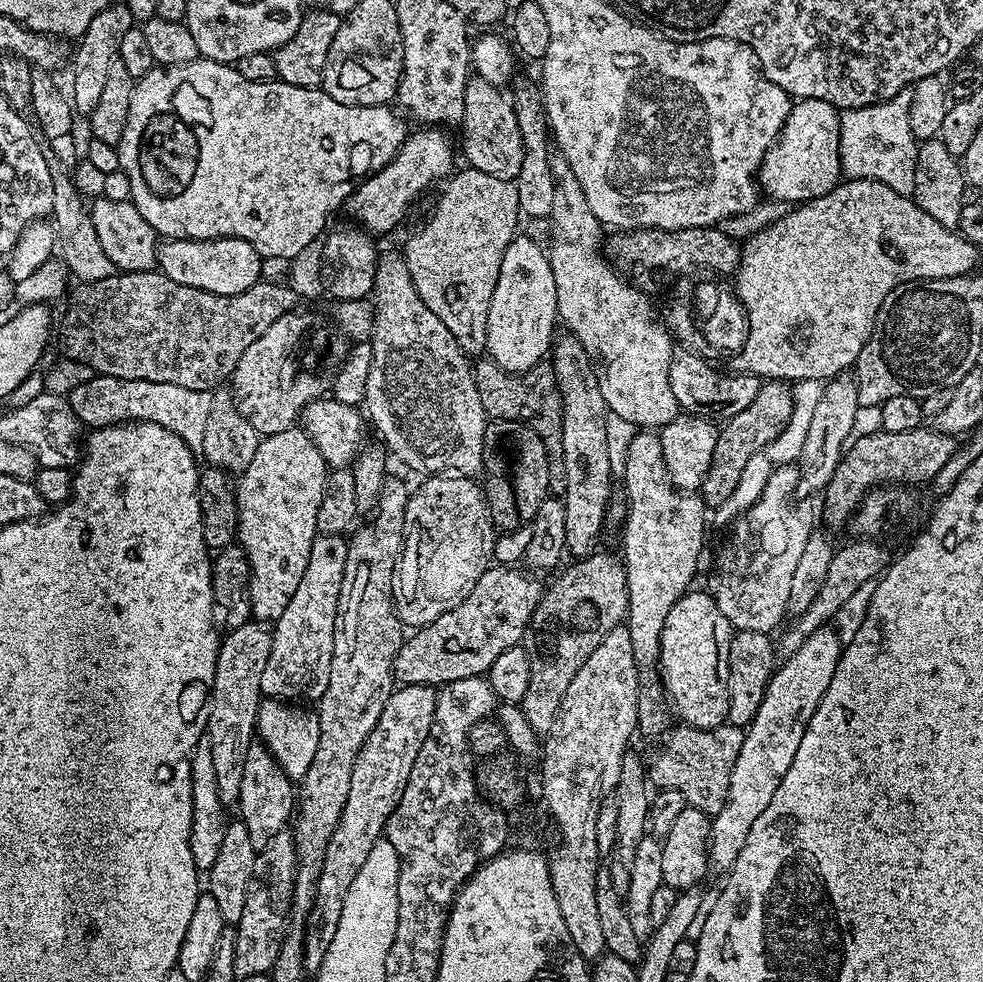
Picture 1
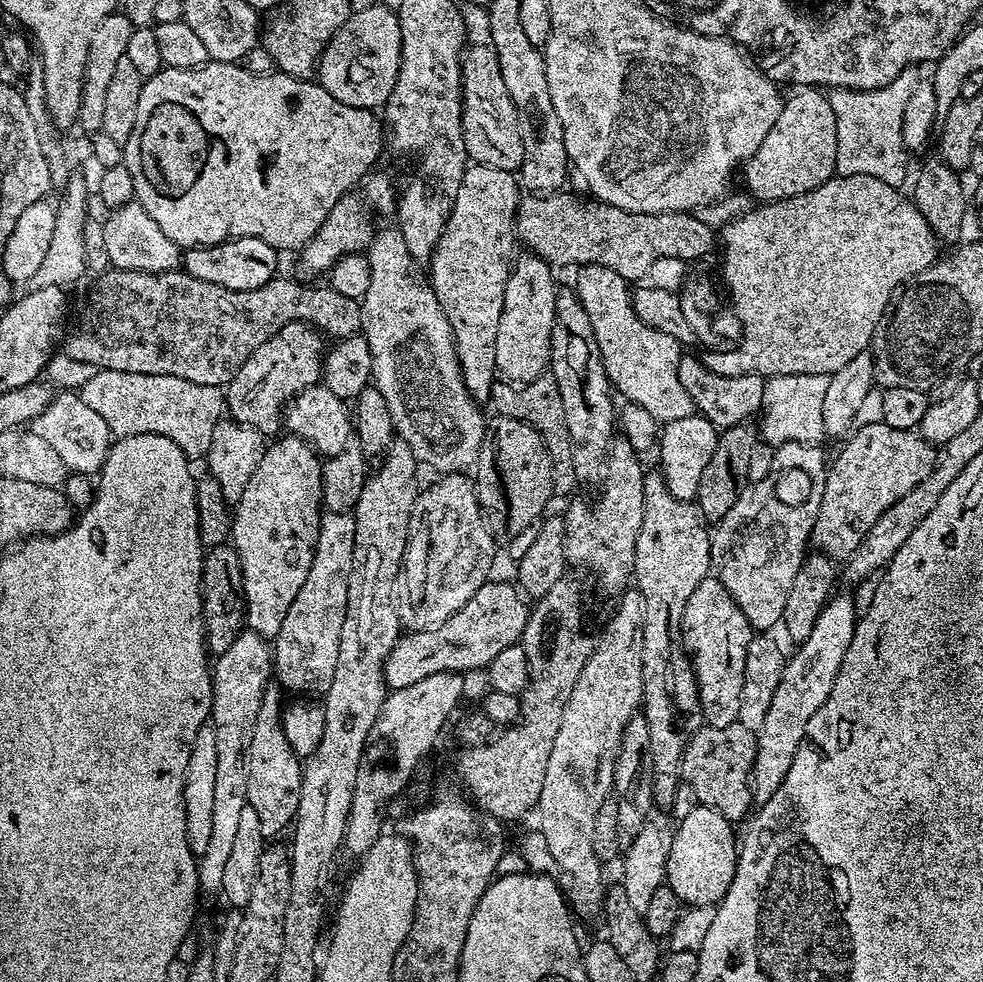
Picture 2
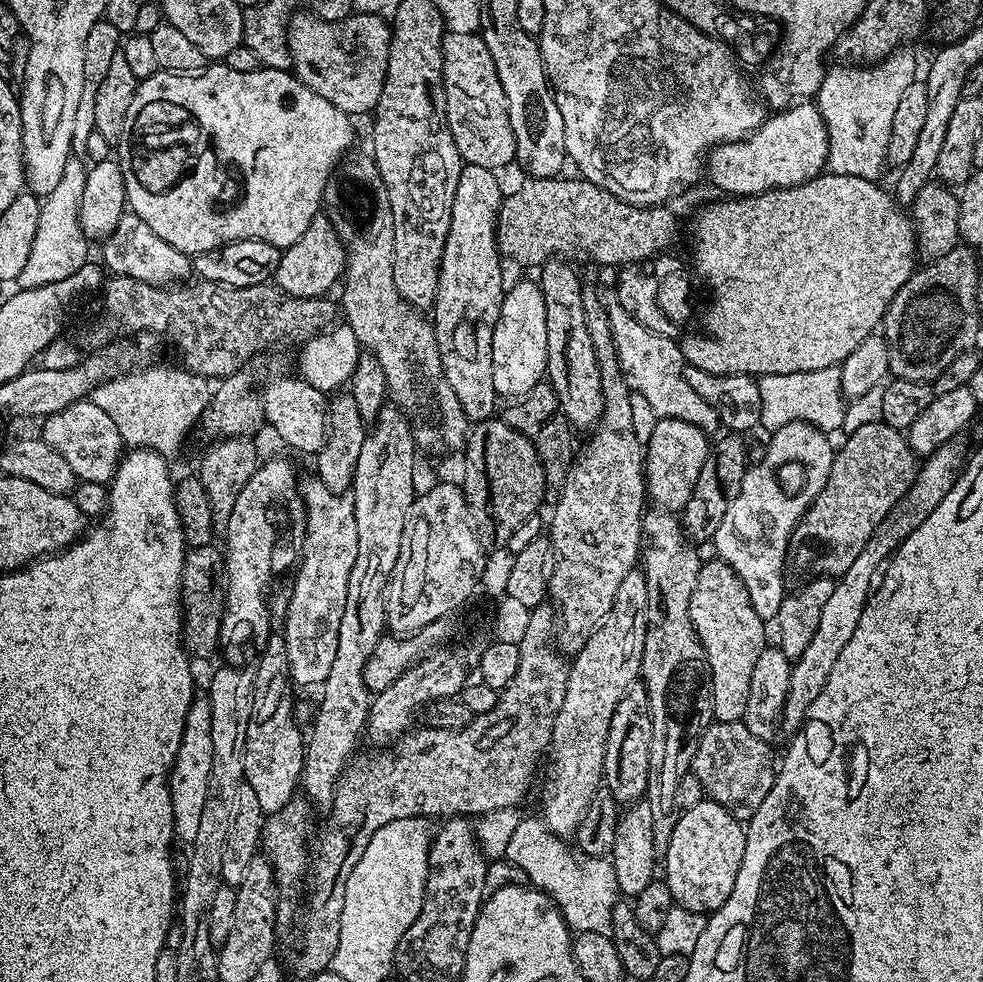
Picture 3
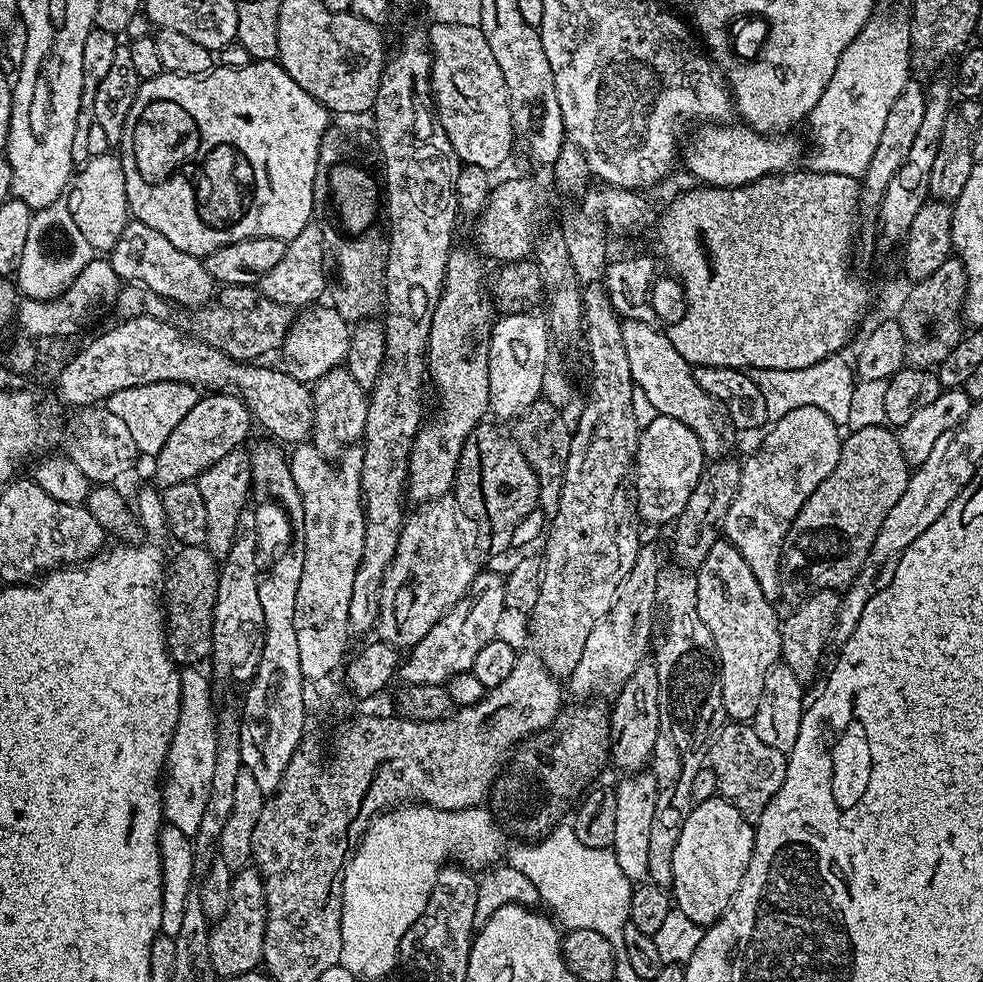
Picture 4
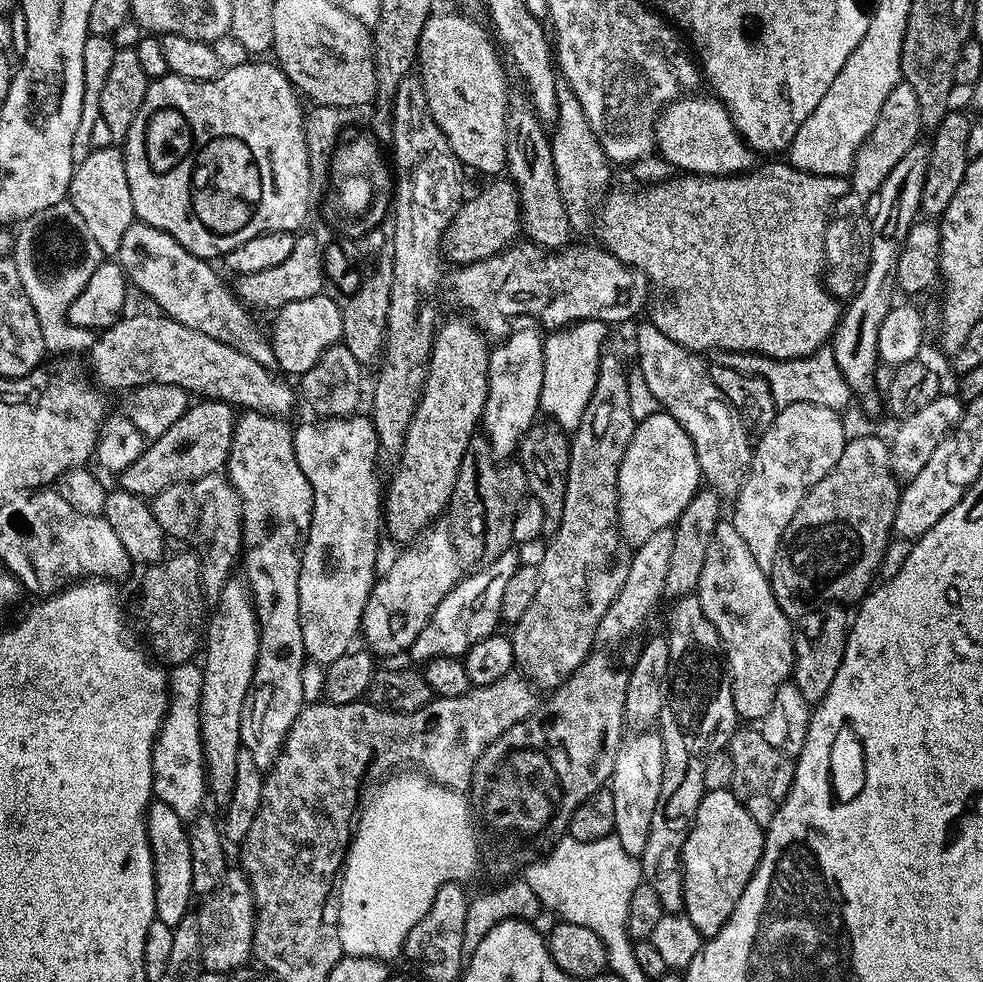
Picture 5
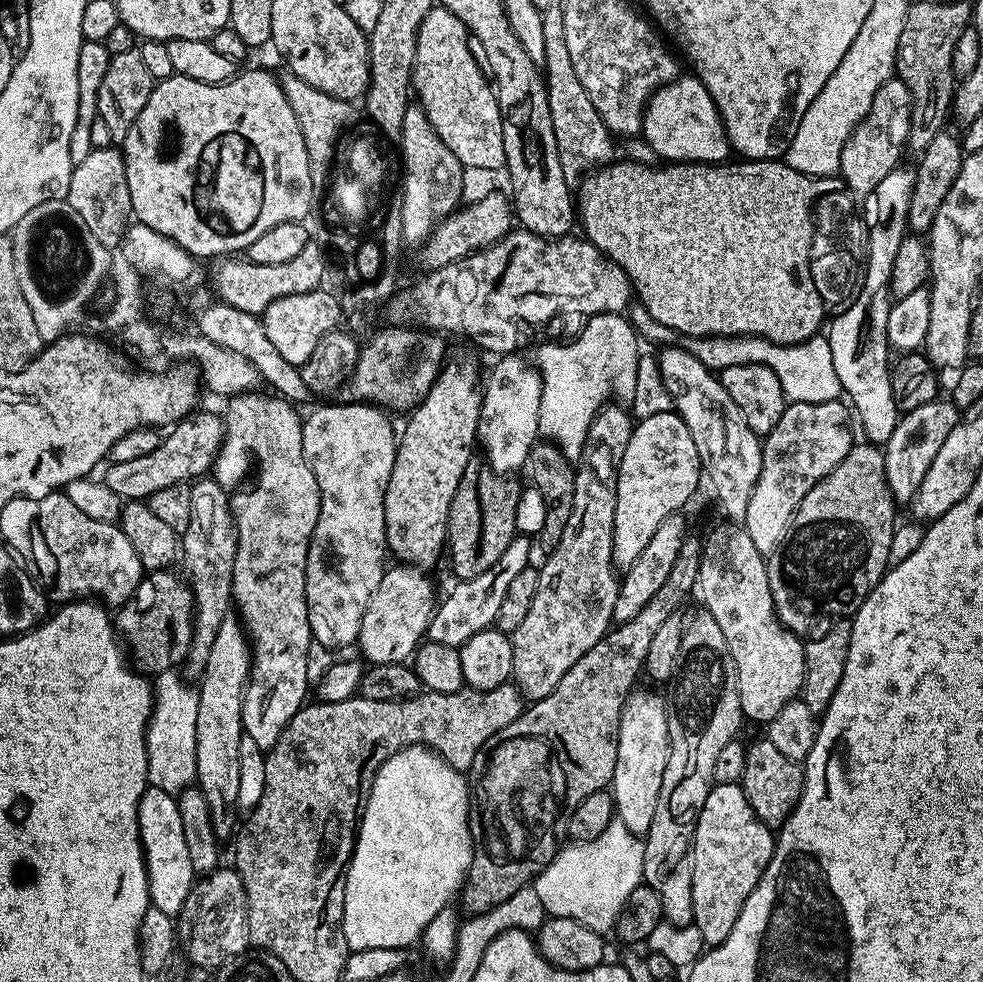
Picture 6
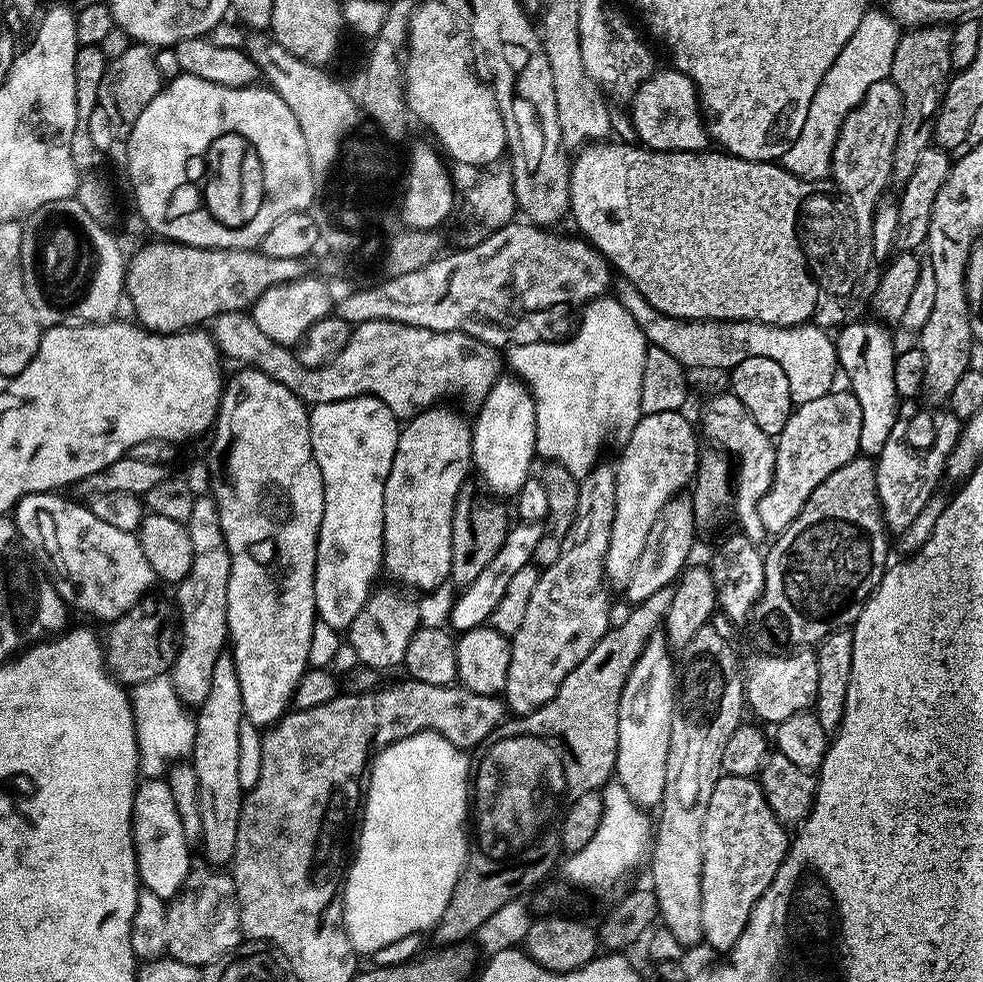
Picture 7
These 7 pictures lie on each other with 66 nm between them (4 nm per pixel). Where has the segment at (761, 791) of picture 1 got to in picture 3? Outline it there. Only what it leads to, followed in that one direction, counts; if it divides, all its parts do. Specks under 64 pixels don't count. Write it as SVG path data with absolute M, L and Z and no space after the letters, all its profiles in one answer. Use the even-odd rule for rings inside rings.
M956 442L941 444L919 465L916 481L912 483L910 490L892 507L888 517L872 531L870 542L866 542L862 554L854 558L850 570L846 570L836 580L834 594L830 594L830 599L826 601L822 618L818 620L818 630L814 630L814 638L810 646L806 646L799 660L792 665L790 686L782 713L783 727L785 724L786 727L792 728L791 730L799 729L804 723L804 716L810 710L814 698L822 694L822 686L826 686L826 678L830 678L830 670L834 670L834 662L838 662L838 654L842 654L846 642L854 638L858 618L862 618L864 603L868 601L872 592L870 578L873 576L873 571L877 569L878 562L888 560L900 547L900 543L910 534L914 534L914 530L918 530L918 526L922 526L926 518L930 518L934 506L938 506L938 502L942 502L942 498L946 498L946 494L954 486L958 473L966 463L966 452L964 456L963 450L958 445L959 443Z

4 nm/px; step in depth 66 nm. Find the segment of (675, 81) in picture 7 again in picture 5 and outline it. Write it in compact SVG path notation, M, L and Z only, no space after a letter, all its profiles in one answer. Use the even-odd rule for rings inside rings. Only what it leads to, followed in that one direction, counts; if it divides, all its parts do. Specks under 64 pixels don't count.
M685 94L679 100L671 100L661 110L656 118L656 142L655 151L665 158L684 174L694 176L739 176L741 172L747 172L753 167L754 153L748 147L748 143L738 134L730 114L723 104L711 95L700 96L701 94Z

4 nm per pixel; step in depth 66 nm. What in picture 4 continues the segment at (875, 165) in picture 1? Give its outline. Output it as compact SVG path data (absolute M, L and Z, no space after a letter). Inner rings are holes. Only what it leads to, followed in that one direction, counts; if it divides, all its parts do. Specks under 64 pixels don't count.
M907 7L877 11L864 28L842 50L834 74L818 98L818 106L806 121L812 149L807 149L807 167L814 172L846 174L863 178L870 166L870 158L882 138L882 126L902 90L910 82L912 51L910 50L910 12Z

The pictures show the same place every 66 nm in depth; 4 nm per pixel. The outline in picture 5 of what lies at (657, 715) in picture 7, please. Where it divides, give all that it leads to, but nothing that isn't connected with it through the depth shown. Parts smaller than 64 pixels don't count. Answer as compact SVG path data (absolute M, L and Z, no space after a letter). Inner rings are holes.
M644 730L629 735L621 743L610 781L610 790L614 794L614 835L618 842L622 842L622 850L633 858L638 858L642 850L646 850L650 822L654 822L654 806L658 806L658 794L662 790L663 769L664 747L660 735Z

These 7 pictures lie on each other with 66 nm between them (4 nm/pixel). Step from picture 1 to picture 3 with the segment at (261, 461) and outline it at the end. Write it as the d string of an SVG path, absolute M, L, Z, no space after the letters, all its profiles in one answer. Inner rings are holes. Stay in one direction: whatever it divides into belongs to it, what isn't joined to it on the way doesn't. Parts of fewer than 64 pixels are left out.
M268 460L257 467L255 474L250 478L250 482L246 482L246 486L242 486L241 492L238 494L238 499L234 502L234 510L230 510L230 518L228 519L228 527L226 535L228 535L228 545L223 545L224 553L224 571L226 573L226 591L224 593L224 617L222 618L222 630L220 631L220 652L225 656L227 663L232 666L240 666L245 662L244 655L248 652L248 647L252 644L252 635L256 632L256 624L269 623L270 620L270 587L268 583L272 580L272 555L276 552L276 524L272 521L272 508L276 508L279 504L285 504L290 511L299 513L302 508L300 499L300 489L298 487L298 472L292 469L292 464L288 460Z

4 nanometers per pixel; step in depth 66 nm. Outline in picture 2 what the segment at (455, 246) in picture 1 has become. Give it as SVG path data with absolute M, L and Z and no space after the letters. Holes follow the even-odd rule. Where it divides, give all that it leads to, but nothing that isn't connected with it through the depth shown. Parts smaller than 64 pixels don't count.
M485 164L465 167L464 177L452 197L448 220L430 257L432 297L449 323L465 390L476 402L487 401L492 393L496 372L492 343L496 341L504 283L508 280L508 243L514 240L514 215L521 199L513 173Z

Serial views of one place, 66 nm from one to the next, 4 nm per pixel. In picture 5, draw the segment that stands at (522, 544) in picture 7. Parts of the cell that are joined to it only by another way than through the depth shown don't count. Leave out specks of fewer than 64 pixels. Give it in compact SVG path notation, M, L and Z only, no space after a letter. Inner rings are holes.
M515 551L504 552L490 566L486 566L480 572L468 572L459 582L438 602L434 614L422 626L422 634L414 638L410 649L410 656L419 662L427 662L439 656L455 656L462 658L482 638L493 635L502 621L502 593L506 585L510 583L510 577L514 575L518 567Z

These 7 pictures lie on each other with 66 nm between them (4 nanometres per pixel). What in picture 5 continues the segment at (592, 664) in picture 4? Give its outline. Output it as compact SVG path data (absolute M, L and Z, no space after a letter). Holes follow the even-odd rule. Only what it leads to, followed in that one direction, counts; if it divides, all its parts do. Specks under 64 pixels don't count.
M671 527L658 530L644 544L635 545L632 561L627 561L624 581L602 622L598 622L597 641L604 646L616 646L619 640L628 640L648 620L648 615L656 608L660 596L665 595L666 574L670 570L670 553L674 546L674 534Z

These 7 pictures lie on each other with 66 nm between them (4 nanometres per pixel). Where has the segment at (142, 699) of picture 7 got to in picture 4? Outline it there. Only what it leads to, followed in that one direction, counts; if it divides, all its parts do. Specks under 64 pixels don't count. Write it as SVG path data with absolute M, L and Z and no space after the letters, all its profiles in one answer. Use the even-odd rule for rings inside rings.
M196 666L180 668L182 698L178 710L178 726L174 726L174 734L170 738L166 779L162 784L163 819L167 825L177 827L191 838L200 833L202 814L206 814L206 802L210 802L210 782L214 782L214 762L218 758L218 714L212 706L213 681L207 675L204 677L200 671L201 669Z

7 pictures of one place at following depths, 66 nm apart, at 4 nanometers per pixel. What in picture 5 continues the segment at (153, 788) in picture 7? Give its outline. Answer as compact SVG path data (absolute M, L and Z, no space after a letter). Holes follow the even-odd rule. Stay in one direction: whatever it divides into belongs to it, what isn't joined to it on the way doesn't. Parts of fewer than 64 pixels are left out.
M154 800L147 812L147 838L151 844L151 856L155 866L155 914L156 919L176 928L184 916L189 915L192 889L192 852L185 821L178 818L166 803Z

